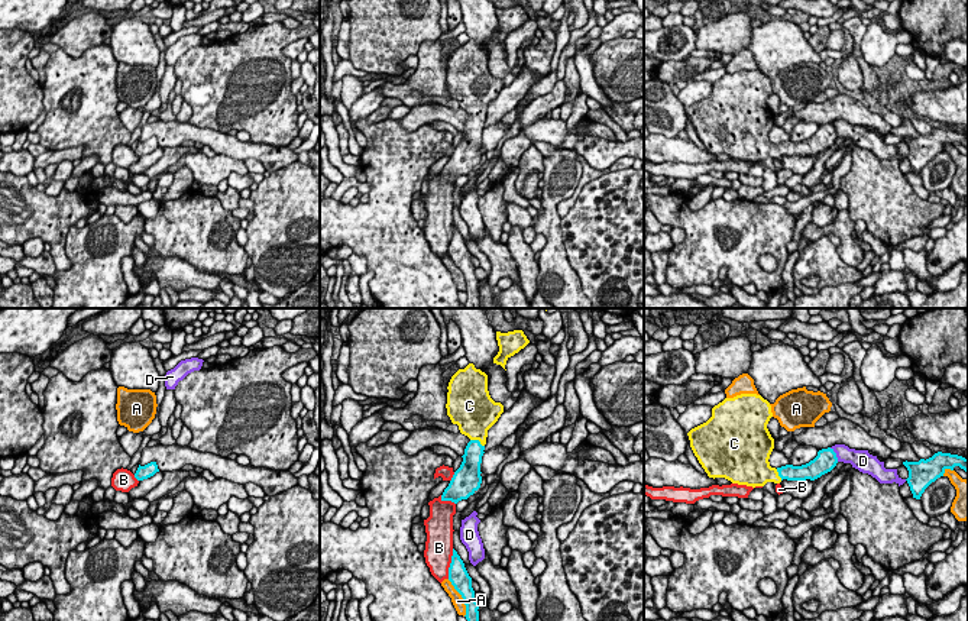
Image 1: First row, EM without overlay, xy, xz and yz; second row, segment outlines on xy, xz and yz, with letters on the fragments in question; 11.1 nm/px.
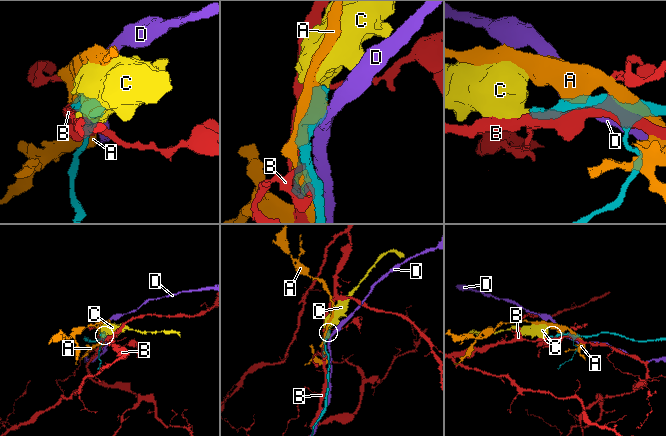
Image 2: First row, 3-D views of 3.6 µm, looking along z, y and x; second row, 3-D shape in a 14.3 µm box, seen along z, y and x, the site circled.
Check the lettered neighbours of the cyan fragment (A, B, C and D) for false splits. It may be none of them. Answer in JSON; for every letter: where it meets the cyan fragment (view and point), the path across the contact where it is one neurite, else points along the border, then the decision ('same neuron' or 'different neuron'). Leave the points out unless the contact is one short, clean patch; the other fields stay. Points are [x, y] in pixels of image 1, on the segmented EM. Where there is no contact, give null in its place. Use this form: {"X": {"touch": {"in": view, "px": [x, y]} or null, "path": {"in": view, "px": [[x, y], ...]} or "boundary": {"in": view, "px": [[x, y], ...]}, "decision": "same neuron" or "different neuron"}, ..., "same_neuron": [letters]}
{"A": {"touch": {"in": "xz", "px": [462, 597]}, "decision": "different neuron"}, "B": {"touch": {"in": "xz", "px": [450, 563]}, "decision": "different neuron"}, "C": {"touch": {"in": "xz", "px": [478, 440]}, "path": {"in": "xz", "px": [[473, 452], [478, 440], [473, 419]]}, "decision": "same neuron"}, "D": {"touch": {"in": "yz", "px": [835, 455]}, "decision": "different neuron"}, "same_neuron": ["C"]}

